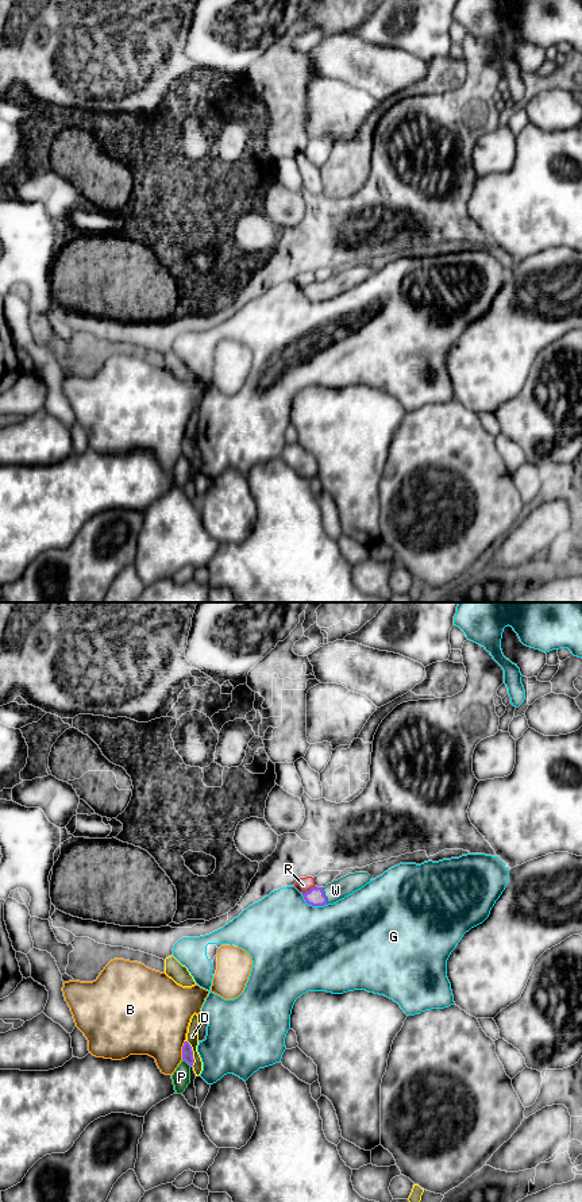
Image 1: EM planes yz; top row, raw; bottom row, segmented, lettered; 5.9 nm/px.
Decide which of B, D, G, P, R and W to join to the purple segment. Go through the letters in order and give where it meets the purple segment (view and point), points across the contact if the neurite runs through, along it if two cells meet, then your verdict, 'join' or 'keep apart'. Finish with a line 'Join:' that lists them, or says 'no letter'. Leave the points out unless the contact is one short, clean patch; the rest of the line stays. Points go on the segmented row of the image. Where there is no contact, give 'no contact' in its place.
B: yz (182, 1051) | keep apart
D: yz (192, 1054) | along yz (185, 1040), (192, 1051), (192, 1066) | keep apart
G: yz (313, 905) | keep apart
P: yz (187, 1062) | keep apart
R: yz (309, 890) | along yz (315, 886), (303, 894) | keep apart
W: yz (324, 896) | across yz (315, 897), (324, 896), (335, 890) | join
Join: W

